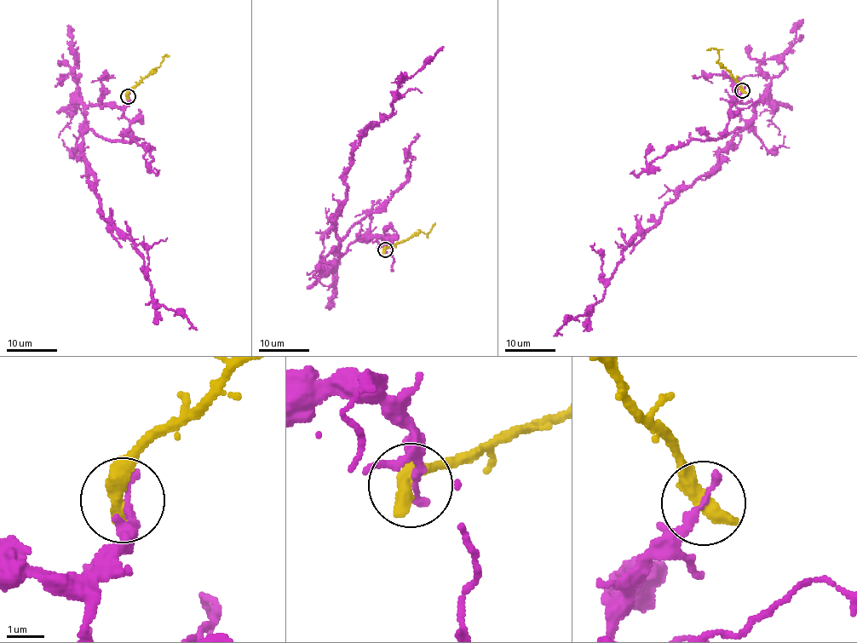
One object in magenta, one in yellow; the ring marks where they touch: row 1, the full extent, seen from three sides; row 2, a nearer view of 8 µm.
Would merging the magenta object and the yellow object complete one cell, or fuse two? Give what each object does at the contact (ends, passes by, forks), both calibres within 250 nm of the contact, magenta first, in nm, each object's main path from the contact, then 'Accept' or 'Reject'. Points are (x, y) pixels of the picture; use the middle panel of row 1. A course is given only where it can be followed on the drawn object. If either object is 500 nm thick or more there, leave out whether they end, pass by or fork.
Thickness 260 nm (magenta) against 550 nm. Course of magenta: (385, 249), (357, 238), (338, 253), (344, 175), (397, 87), (443, 46). Course of yellow: (385, 249), (420, 232), (428, 234), (435, 223). Reject

